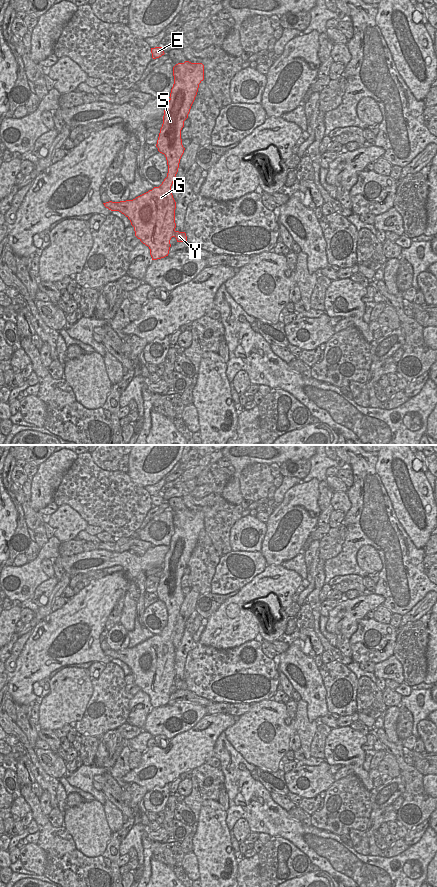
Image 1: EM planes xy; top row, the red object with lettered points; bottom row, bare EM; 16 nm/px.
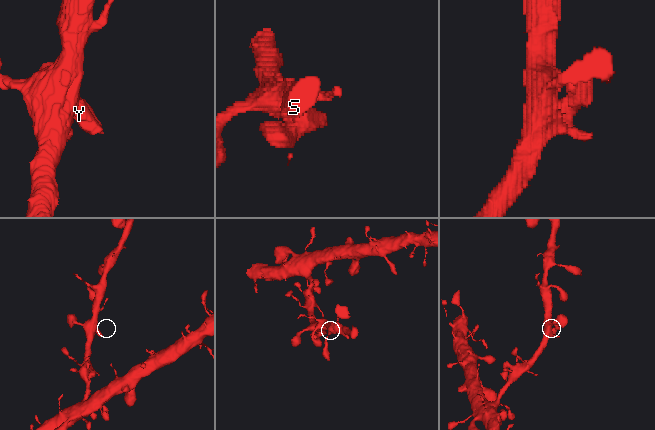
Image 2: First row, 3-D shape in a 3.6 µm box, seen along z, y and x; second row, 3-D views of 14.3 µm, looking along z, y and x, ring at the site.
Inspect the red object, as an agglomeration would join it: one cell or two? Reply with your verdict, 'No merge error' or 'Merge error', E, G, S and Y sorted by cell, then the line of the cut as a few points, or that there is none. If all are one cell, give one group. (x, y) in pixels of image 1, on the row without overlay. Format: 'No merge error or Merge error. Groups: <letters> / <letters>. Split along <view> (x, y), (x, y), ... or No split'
Merge error. Groups: E G S / Y. Split along xy (176, 679), (172, 684)

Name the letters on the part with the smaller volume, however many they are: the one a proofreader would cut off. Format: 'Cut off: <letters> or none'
Cut off: Y

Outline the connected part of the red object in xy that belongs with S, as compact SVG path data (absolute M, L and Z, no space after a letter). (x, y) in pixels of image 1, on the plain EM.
M189 509L178 511L173 515L173 524L174 532L156 592L158 599L166 605L167 625L159 635L154 635L133 648L103 651L109 658L119 659L130 668L135 684L149 695L152 708L168 704L170 688L176 680L176 650L171 634L185 598L181 578L197 543L199 532L204 528L204 513Z

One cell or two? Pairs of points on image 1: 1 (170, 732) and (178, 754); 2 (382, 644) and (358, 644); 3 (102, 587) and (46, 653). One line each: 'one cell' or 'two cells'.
1: two cells
2: one cell
3: one cell

